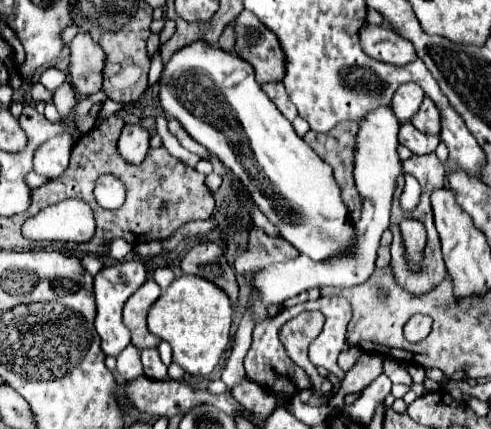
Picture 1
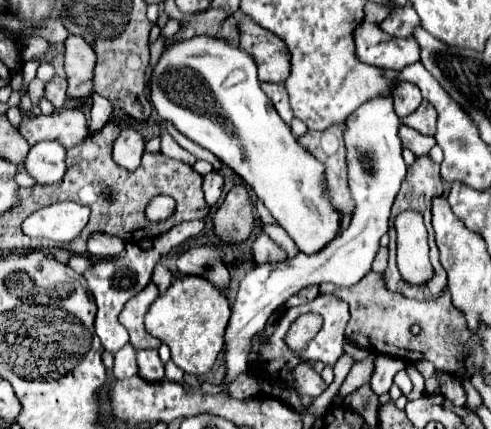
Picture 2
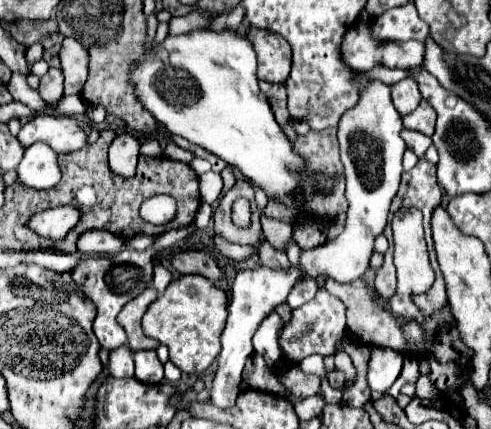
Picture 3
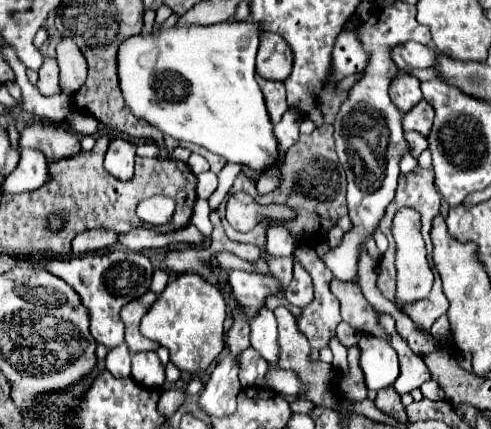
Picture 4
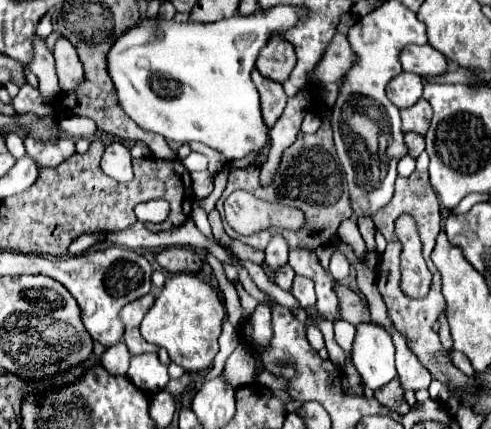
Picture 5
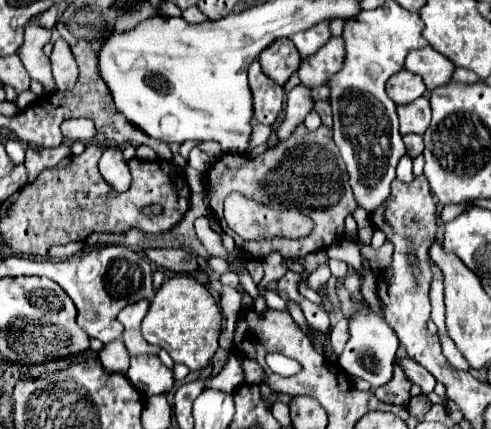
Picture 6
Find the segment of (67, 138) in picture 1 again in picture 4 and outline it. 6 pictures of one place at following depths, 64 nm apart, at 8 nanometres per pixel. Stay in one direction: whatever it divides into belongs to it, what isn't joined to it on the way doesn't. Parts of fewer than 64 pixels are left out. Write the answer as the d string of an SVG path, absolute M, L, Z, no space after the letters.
M24 148L18 166L6 178L2 190L4 192L12 192L12 194L36 190L36 188L40 188L42 184L46 184L50 180L48 168L50 168L50 164L48 164L48 160L46 160L42 150Z

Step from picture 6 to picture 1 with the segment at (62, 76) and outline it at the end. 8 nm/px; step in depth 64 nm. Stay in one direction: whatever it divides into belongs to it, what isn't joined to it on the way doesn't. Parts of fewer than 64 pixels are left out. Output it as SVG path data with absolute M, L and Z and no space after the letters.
M80 32L70 44L70 76L72 86L80 96L90 96L102 90L104 50L86 34Z

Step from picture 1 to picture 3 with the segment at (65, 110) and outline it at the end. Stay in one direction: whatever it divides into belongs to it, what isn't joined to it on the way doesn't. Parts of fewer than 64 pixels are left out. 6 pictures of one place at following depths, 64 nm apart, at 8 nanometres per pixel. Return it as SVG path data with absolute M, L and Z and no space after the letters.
M50 68L50 72L46 76L42 76L38 92L48 104L56 104L62 98L62 92L64 92L64 76L62 76L62 72L58 68Z

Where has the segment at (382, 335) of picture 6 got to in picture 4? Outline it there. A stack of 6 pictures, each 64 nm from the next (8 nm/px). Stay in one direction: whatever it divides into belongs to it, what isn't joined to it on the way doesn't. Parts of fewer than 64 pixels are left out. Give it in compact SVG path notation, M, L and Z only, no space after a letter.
M370 334L360 338L360 348L360 366L364 370L368 390L376 392L394 384L394 380L400 374L396 350L386 340L374 338Z

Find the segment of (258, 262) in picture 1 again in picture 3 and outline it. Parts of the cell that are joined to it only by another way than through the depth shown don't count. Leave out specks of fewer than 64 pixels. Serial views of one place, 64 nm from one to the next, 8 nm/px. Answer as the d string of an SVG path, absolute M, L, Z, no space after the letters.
M260 242L258 246L258 256L260 256L260 262L264 266L270 266L270 268L286 268L290 262L286 258L284 252L272 248L268 242Z

